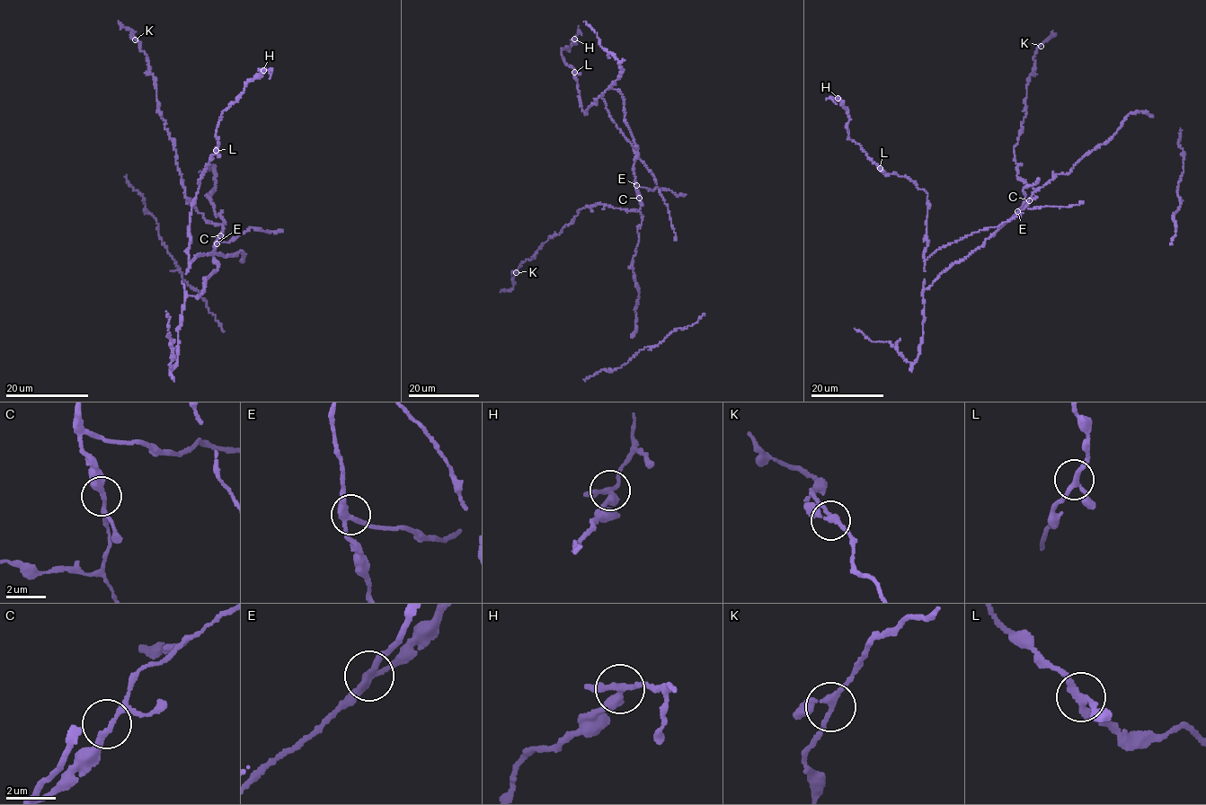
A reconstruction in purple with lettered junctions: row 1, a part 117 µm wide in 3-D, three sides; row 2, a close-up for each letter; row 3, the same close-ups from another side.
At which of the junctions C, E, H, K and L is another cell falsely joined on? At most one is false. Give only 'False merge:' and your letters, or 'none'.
False merge: none

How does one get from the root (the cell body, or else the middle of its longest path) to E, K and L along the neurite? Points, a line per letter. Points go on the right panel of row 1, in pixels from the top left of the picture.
E: (1030, 200), (1017, 211)
K: (1030, 200), (1040, 188), (1035, 190), (1017, 177), (1014, 147), (1026, 112), (1025, 99), (1033, 57), (1041, 46)
L: (1030, 200), (994, 234), (993, 226), (987, 227), (939, 248), (926, 260), (927, 194), (907, 177), (880, 168)

